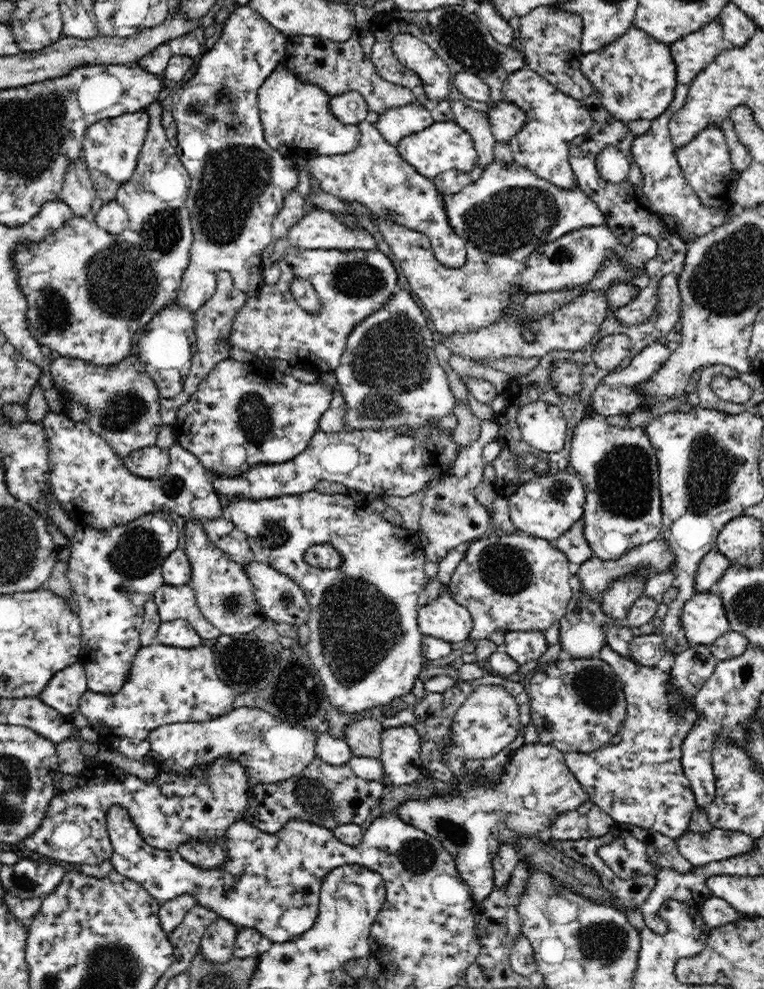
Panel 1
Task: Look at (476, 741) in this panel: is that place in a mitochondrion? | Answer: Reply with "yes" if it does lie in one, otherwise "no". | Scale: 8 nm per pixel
no

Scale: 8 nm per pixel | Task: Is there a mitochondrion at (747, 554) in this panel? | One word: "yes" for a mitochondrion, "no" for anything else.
yes

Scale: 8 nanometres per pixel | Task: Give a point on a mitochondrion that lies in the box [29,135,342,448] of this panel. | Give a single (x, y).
(123, 282)

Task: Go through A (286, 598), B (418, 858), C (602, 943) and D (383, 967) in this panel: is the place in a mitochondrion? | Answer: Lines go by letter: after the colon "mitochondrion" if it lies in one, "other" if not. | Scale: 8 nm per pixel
A: mitochondrion
B: mitochondrion
C: mitochondrion
D: other

